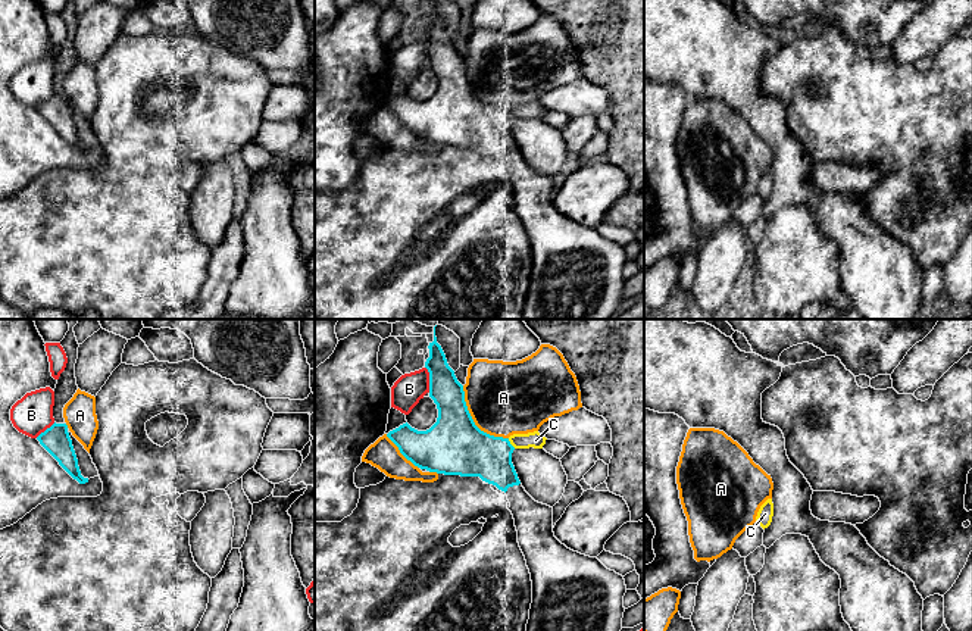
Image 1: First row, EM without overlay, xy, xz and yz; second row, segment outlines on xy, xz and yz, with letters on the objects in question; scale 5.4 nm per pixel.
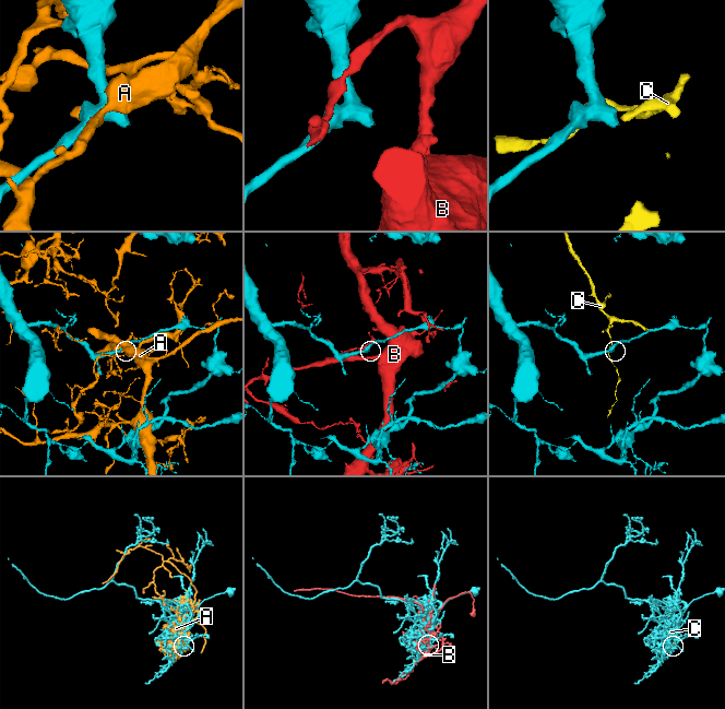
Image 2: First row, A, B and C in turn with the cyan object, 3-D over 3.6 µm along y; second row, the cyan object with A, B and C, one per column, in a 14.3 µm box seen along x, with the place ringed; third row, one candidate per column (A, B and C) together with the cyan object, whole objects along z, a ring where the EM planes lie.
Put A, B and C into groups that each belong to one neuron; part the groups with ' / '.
A / B / C

